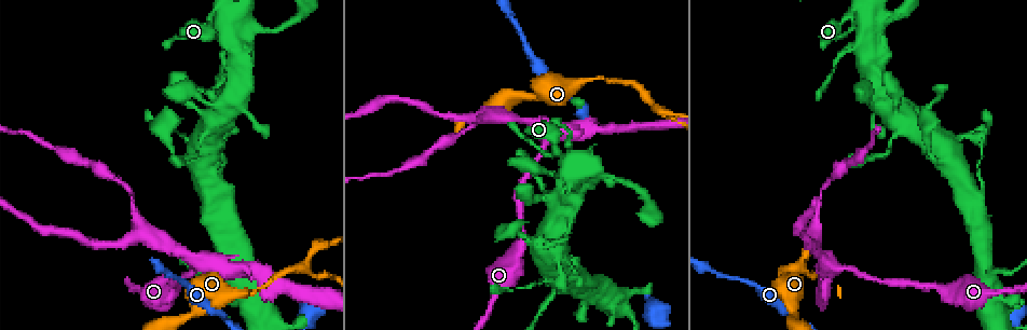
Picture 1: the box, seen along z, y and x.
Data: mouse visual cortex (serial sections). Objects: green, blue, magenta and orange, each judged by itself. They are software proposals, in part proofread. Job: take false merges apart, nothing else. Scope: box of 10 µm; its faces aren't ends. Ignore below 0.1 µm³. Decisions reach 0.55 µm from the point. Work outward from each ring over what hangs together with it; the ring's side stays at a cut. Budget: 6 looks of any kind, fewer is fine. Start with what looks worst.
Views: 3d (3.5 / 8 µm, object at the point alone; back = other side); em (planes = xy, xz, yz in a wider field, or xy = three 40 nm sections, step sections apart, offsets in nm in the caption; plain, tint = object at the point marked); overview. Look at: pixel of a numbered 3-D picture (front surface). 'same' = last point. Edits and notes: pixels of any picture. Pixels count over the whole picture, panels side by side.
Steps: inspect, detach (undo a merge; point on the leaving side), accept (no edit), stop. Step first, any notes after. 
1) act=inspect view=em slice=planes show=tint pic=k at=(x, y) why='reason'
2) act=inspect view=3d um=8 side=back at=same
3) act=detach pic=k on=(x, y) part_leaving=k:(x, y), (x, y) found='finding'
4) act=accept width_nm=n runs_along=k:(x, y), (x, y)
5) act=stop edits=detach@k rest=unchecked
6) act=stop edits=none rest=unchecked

act=inspect view=3d um=8 pic=1 at=(820, 204) why='thick turns thin'

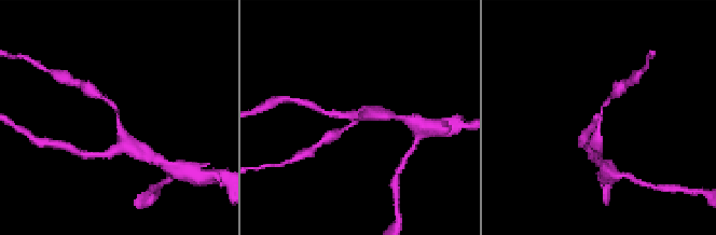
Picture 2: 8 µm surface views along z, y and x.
act=inspect view=em slice=xy step=3 show=tint at=same why='now the EM'

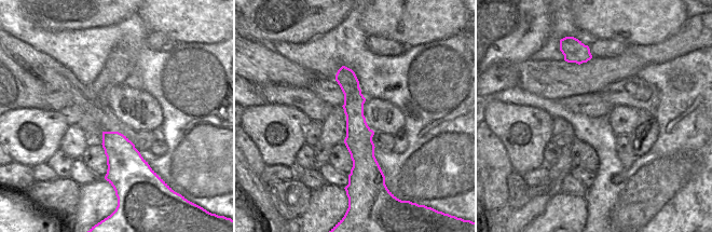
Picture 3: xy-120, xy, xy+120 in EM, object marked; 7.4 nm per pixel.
act=accept runs_along=3:(343, 69), (354, 99), (364, 187) found='continuous, no second cell'

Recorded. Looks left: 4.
act=inspect view=3d um=3.5 pic=1 at=(243, 293) why='calibre changes'

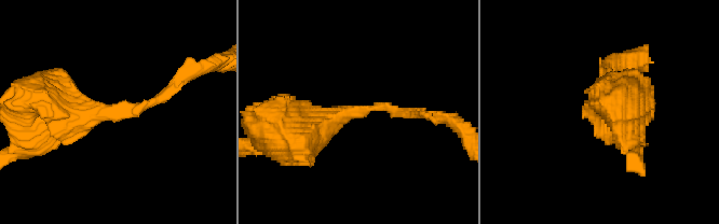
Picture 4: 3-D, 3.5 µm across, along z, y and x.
act=inspect view=em slice=planes show=tint pic=4 at=(117, 111) arm_widths_nm=150,600 why='shape alone is not enough'

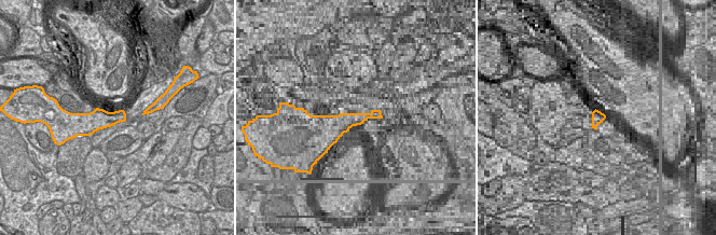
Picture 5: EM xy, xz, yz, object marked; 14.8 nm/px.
act=accept runs_along=4:(295, 139), (375, 106), (421, 112) found='one cell here'

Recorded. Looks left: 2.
act=inspect view=3d um=3.5 pic=1 at=(649, 100) why='branch point'

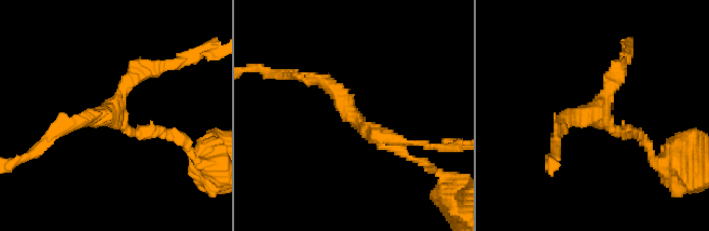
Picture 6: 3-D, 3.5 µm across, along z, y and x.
act=inspect view=em slice=planes show=tint pic=6 at=(349, 111) arms=3 arm_widths_nm=150,200,250

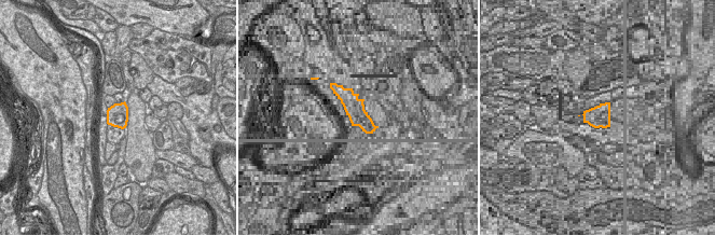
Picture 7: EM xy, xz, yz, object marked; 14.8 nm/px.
act=accept runs_along=6:(55, 136), (108, 117), (151, 70) found='all the same cell'

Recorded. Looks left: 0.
act=stop edits=none rest=unchecked

